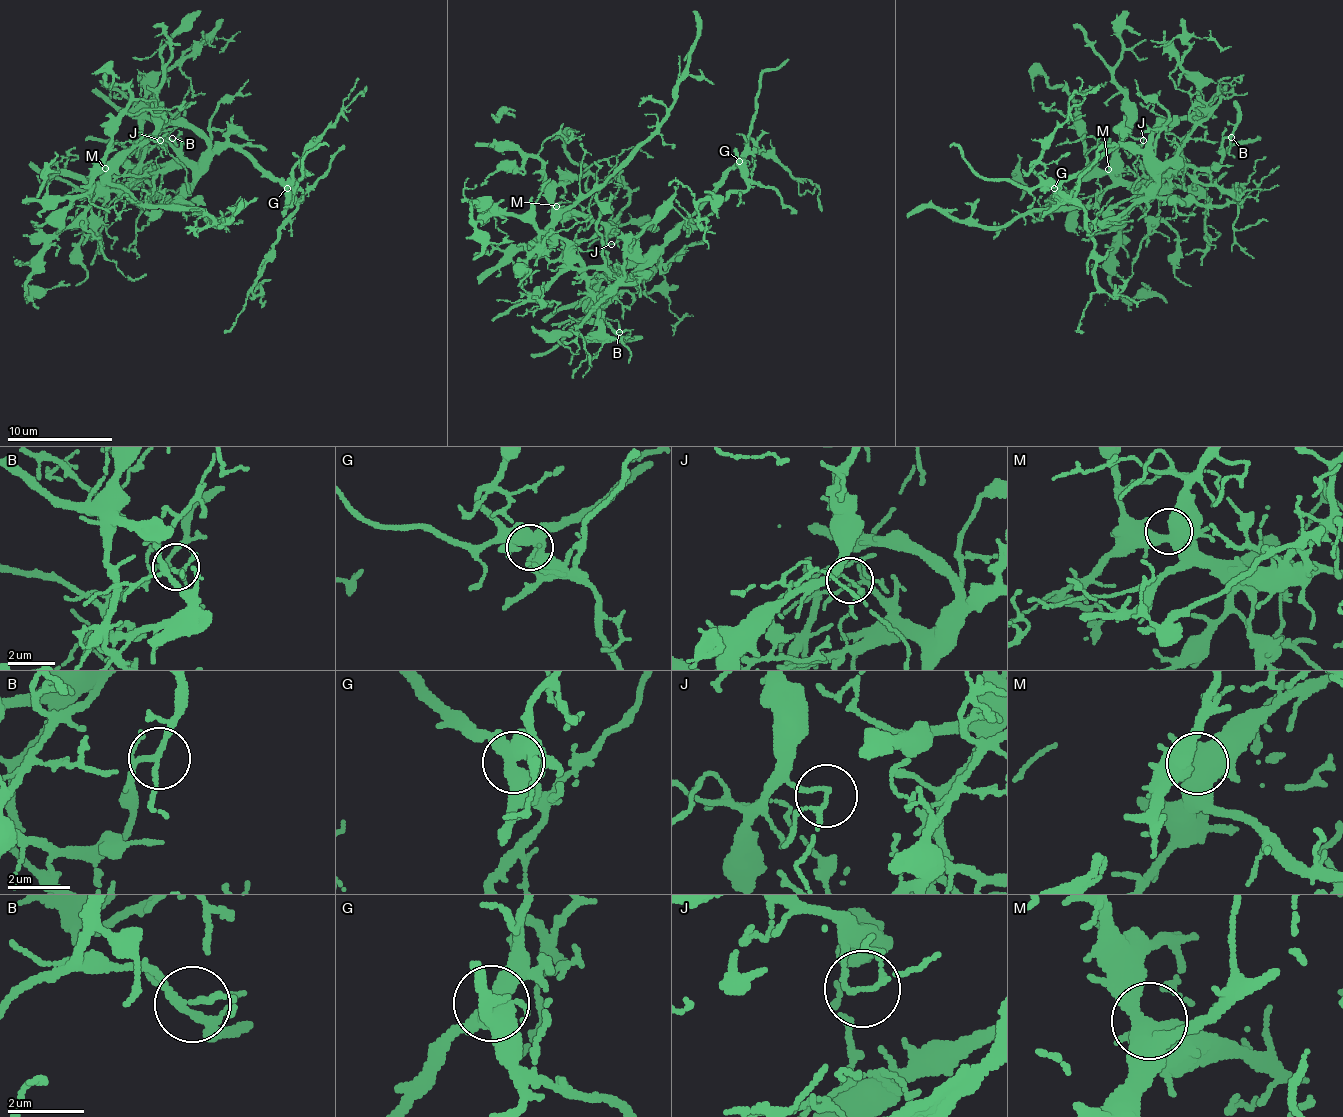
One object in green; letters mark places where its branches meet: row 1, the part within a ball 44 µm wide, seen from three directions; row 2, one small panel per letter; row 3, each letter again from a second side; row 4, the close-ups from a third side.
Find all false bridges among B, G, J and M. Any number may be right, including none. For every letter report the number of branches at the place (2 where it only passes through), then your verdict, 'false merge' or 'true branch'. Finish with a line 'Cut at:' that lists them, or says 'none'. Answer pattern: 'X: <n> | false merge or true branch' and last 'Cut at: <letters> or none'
B: 3 | true branch
G: 3 | true branch
J: 3 | false merge
M: 4 | true branch
Cut at: J

